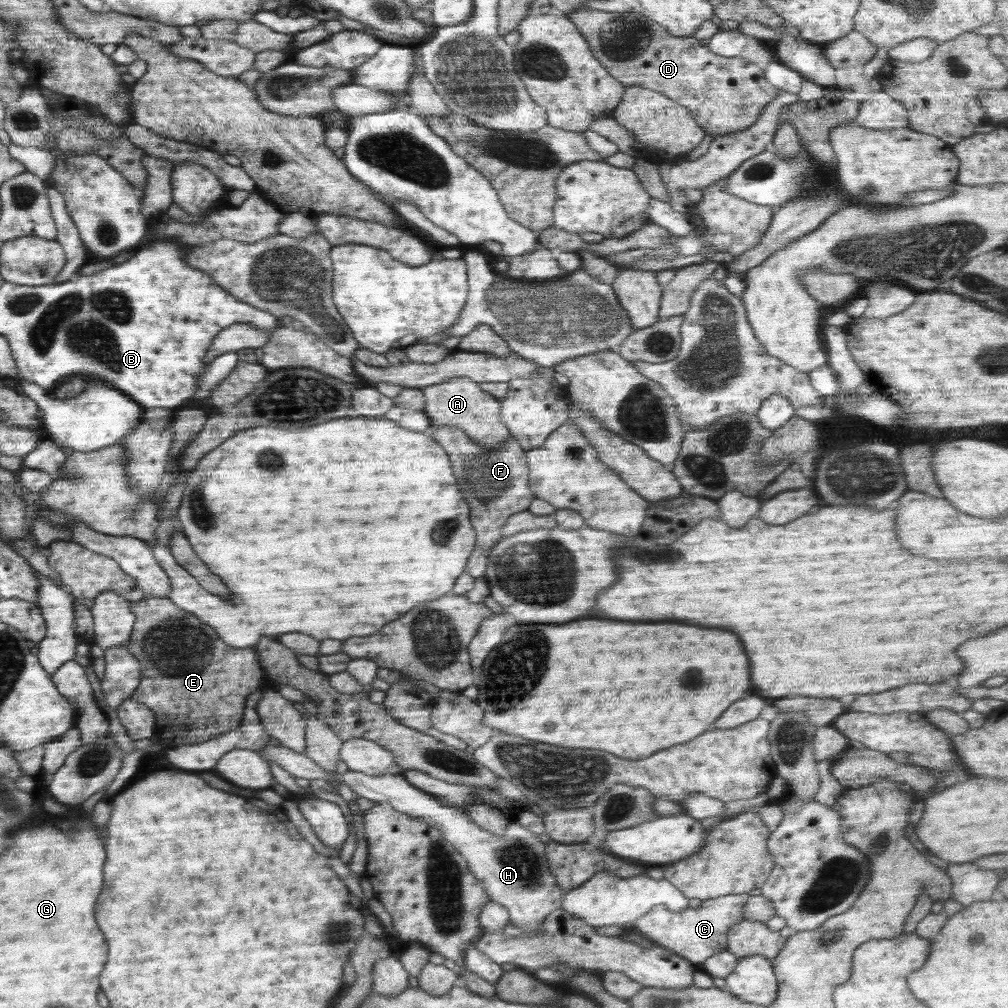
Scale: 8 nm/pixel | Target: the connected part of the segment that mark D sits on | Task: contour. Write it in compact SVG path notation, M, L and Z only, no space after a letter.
M578 10L578 12L572 12L572 14L564 14L576 27L578 27L578 31L584 35L584 39L590 45L592 49L592 54L596 57L604 68L608 69L610 75L612 75L616 80L620 81L626 87L630 86L642 86L644 88L649 88L650 90L654 90L654 92L659 92L660 94L664 94L664 96L668 96L672 100L675 100L678 104L684 106L684 108L688 108L691 114L693 115L694 120L698 122L698 126L704 130L705 134L710 134L713 140L716 138L720 138L720 136L724 136L724 134L732 134L732 132L742 132L742 130L746 130L748 126L752 126L756 120L758 120L758 116L764 112L764 108L766 108L766 104L770 104L778 94L780 94L780 89L776 88L774 85L770 84L764 78L764 69L758 67L757 64L748 62L744 60L742 57L734 56L734 58L724 58L724 56L718 56L718 54L712 54L710 52L710 48L706 45L701 45L699 40L694 36L672 36L666 28L664 28L661 24L655 23L653 20L650 20L648 16L644 16L642 14L636 12L608 12L608 11L598 11L598 10Z

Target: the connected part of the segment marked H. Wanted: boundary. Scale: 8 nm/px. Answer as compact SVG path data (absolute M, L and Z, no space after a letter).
M277 743L266 746L261 753L262 758L268 762L274 761L292 776L298 778L322 778L322 780L336 780L339 784L346 784L359 796L375 803L390 803L400 812L412 815L419 820L424 820L435 826L443 833L444 837L462 853L468 863L468 868L476 879L484 883L484 889L491 901L502 904L507 908L510 920L514 926L522 930L540 932L542 922L546 916L562 906L564 894L556 884L556 876L550 872L548 858L546 858L546 843L540 842L538 836L522 827L516 818L510 819L504 836L492 835L471 822L469 814L463 809L450 806L444 800L428 794L412 786L400 773L386 773L384 775L368 775L368 773L348 769L340 774L326 771L322 766L308 758L305 753L294 752Z

